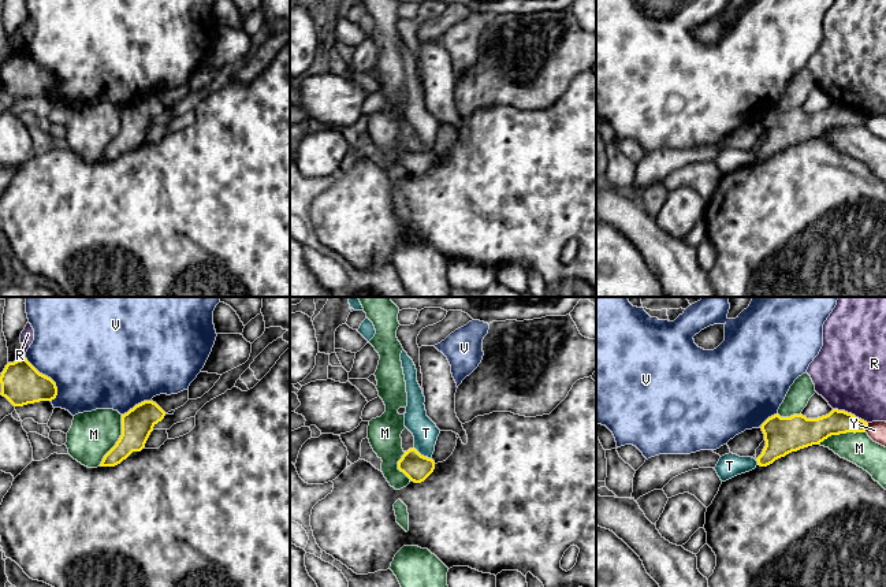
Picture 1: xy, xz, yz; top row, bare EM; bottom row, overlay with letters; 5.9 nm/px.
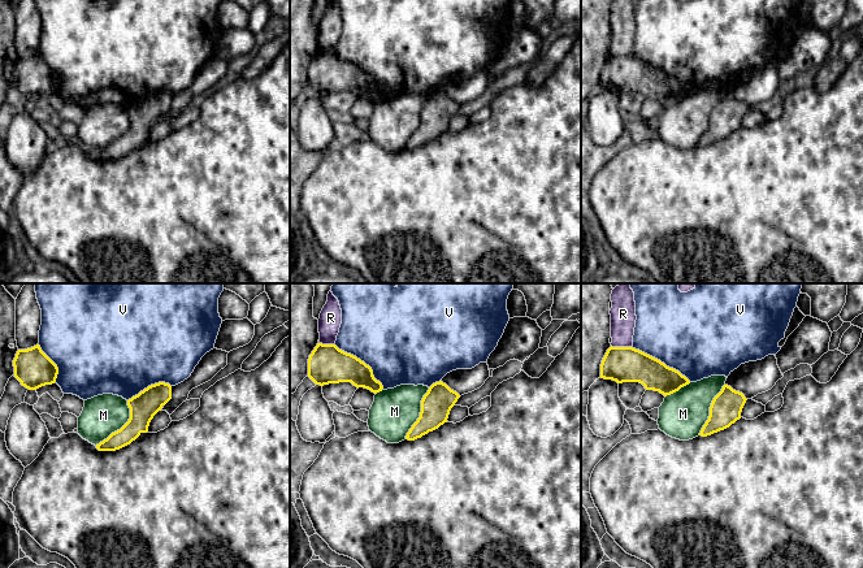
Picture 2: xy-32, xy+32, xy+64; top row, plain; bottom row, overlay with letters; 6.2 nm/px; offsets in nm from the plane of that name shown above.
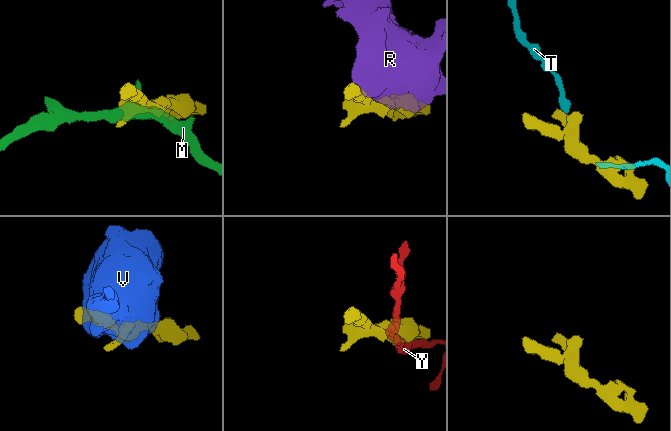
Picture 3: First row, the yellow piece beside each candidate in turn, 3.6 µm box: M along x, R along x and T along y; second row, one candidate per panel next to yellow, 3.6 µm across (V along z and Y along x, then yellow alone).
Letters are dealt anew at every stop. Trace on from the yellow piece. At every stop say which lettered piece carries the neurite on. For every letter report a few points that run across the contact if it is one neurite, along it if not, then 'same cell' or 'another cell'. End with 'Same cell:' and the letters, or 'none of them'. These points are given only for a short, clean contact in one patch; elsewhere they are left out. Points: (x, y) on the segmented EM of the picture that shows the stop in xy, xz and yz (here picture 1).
M: another cell
R: another cell
T: line xz (413, 448), (430, 459); another cell
V: another cell
Y: another cell
Same cell: none of them

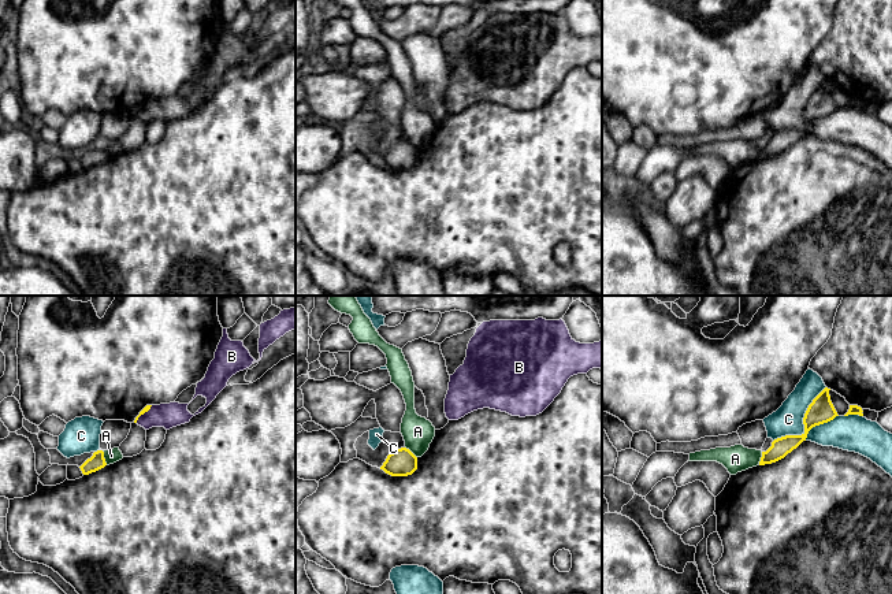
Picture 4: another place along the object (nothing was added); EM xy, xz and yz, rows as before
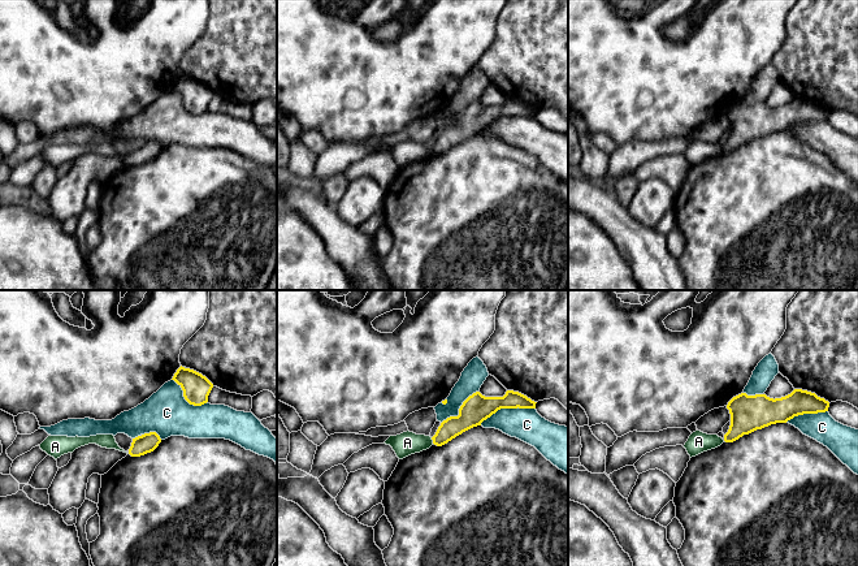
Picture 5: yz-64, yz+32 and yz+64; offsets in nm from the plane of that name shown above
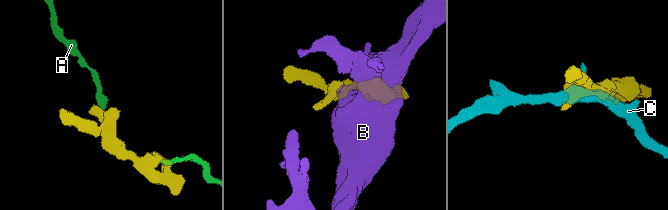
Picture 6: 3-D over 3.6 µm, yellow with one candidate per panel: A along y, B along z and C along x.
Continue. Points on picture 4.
A: line xy (101, 450), (107, 464); another cell
B: line xy (147, 408), (142, 414), (170, 415); same cell
C: another cell
Same cell: B

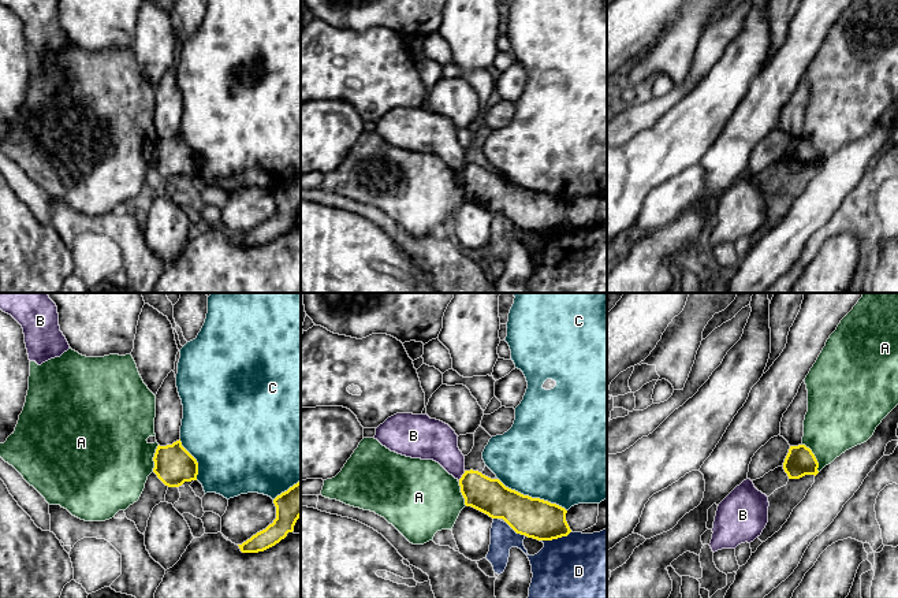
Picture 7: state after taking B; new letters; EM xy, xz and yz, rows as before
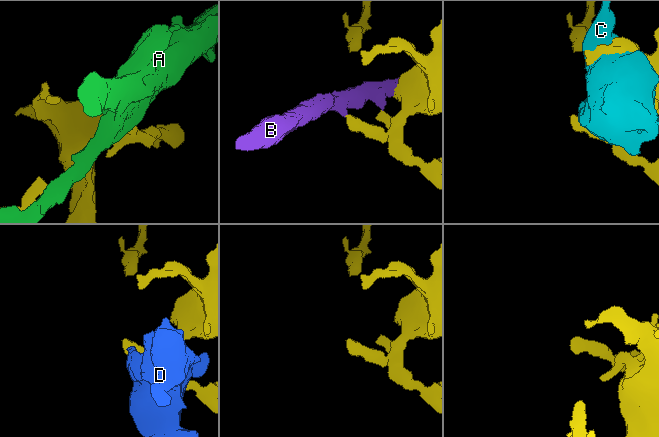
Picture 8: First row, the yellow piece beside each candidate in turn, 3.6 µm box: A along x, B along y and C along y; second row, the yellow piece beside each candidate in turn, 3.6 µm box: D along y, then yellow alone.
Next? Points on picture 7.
A: line yz (801, 444), (813, 454), (819, 471); another cell
B: another cell
C: another cell
D: another cell
Same cell: none of them

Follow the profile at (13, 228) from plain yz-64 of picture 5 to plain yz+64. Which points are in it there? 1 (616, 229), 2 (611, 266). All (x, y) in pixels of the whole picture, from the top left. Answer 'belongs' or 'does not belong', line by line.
1: does not belong
2: belongs

